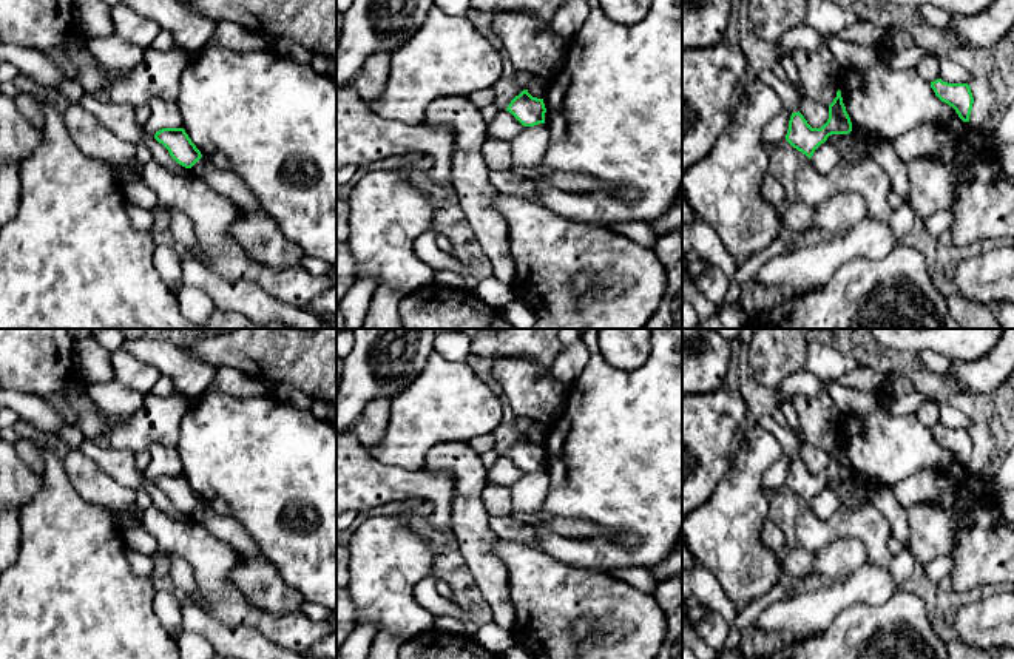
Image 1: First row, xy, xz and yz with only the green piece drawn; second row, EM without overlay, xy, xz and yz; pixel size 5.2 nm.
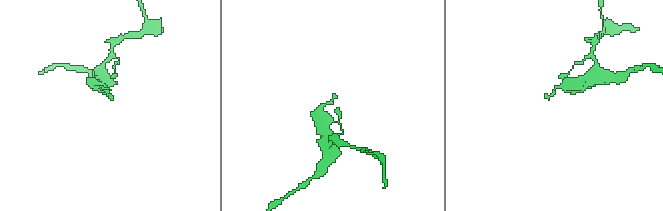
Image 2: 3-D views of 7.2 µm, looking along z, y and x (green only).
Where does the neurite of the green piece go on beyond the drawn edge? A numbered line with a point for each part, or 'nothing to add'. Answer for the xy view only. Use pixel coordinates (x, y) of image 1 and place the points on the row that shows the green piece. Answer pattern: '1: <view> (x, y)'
nothing to add

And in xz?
nothing to add

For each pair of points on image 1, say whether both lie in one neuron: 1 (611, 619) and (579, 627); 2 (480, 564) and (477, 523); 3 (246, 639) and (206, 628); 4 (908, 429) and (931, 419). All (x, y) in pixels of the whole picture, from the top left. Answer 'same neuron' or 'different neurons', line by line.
1: different neurons
2: same neuron
3: same neuron
4: different neurons

